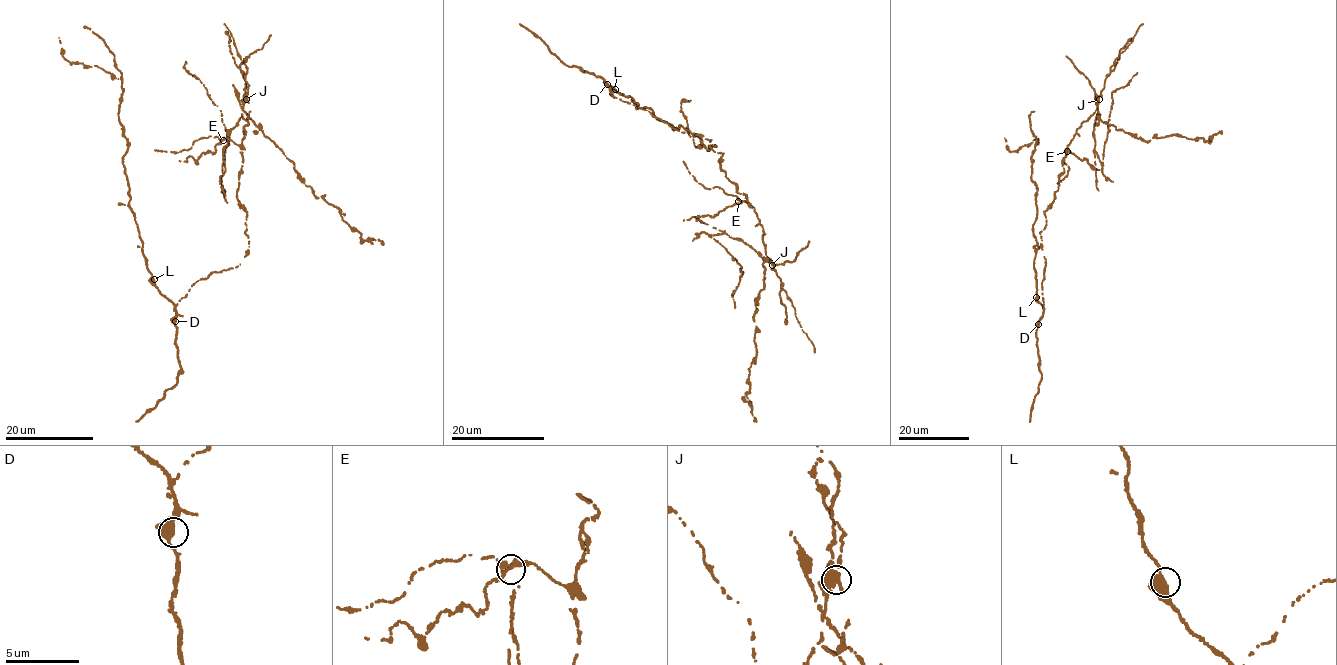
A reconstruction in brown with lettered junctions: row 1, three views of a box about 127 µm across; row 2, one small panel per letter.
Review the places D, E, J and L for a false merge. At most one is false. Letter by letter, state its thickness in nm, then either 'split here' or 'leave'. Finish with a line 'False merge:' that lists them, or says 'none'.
D: 360 nm thick; leave
E: 260 nm thick; leave
J: 360 nm thick; split here
L: 360 nm thick; leave
False merge: J

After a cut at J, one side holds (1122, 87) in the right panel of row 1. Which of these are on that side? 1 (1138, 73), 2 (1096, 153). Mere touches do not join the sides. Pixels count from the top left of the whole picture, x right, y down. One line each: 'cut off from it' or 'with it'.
1: with it
2: with it

